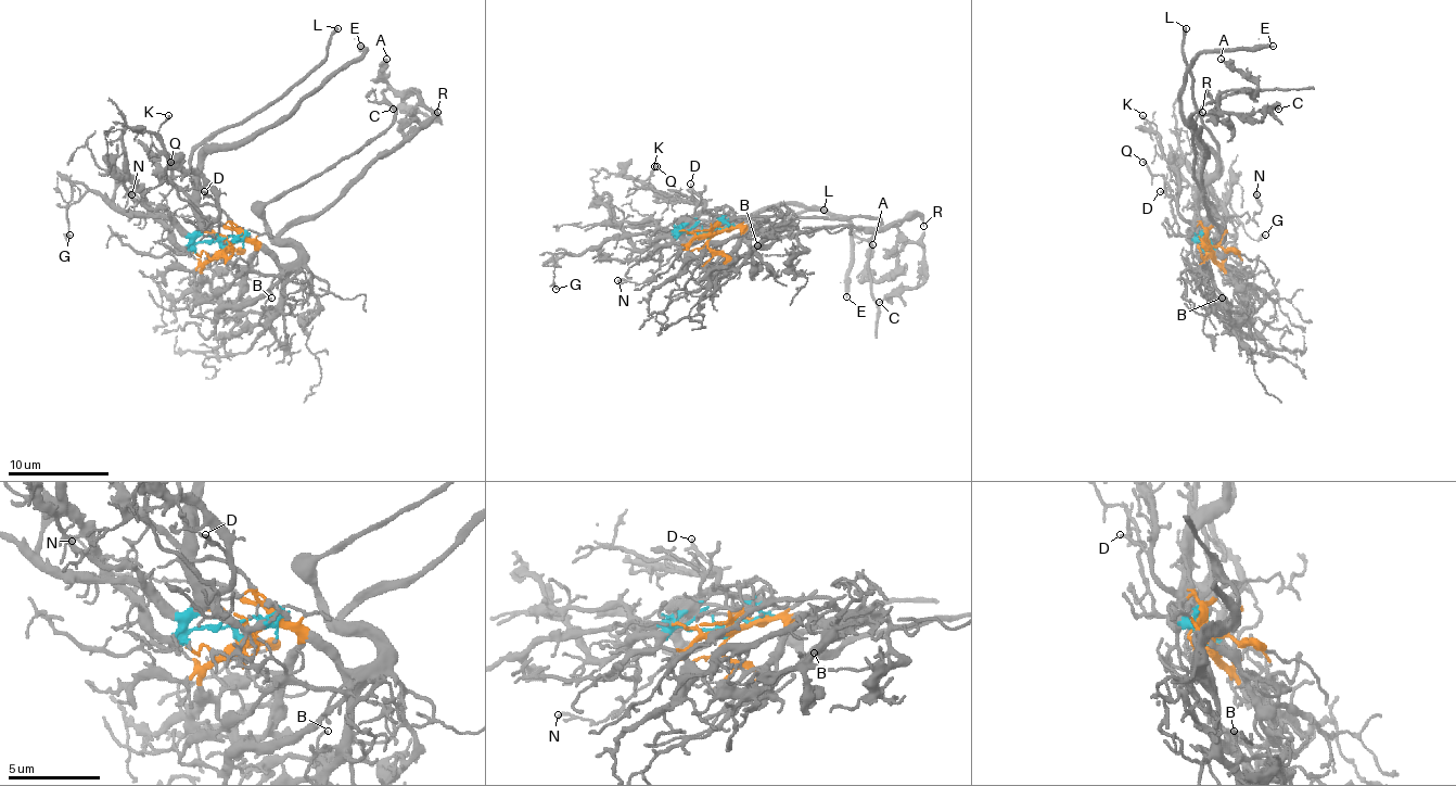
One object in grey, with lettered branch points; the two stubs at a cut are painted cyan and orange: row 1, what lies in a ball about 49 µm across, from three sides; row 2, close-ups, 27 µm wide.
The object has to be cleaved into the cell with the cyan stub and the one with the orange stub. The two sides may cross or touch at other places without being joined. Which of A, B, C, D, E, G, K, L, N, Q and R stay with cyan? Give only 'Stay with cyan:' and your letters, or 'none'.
Stay with cyan: D, E, G, K, L, Q

